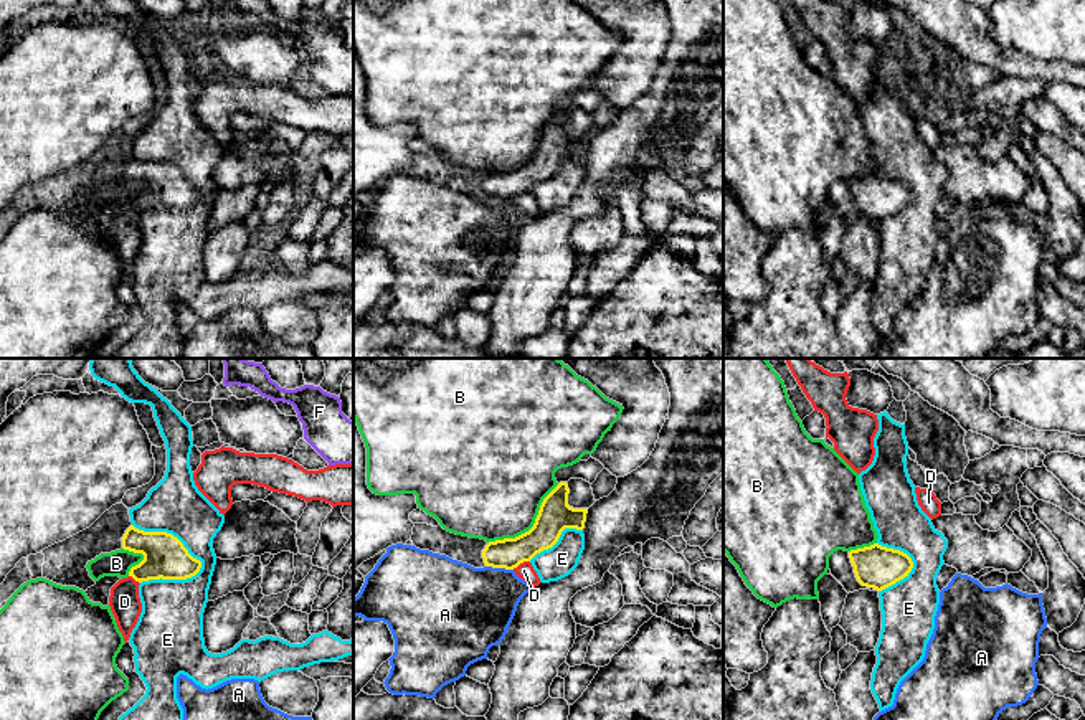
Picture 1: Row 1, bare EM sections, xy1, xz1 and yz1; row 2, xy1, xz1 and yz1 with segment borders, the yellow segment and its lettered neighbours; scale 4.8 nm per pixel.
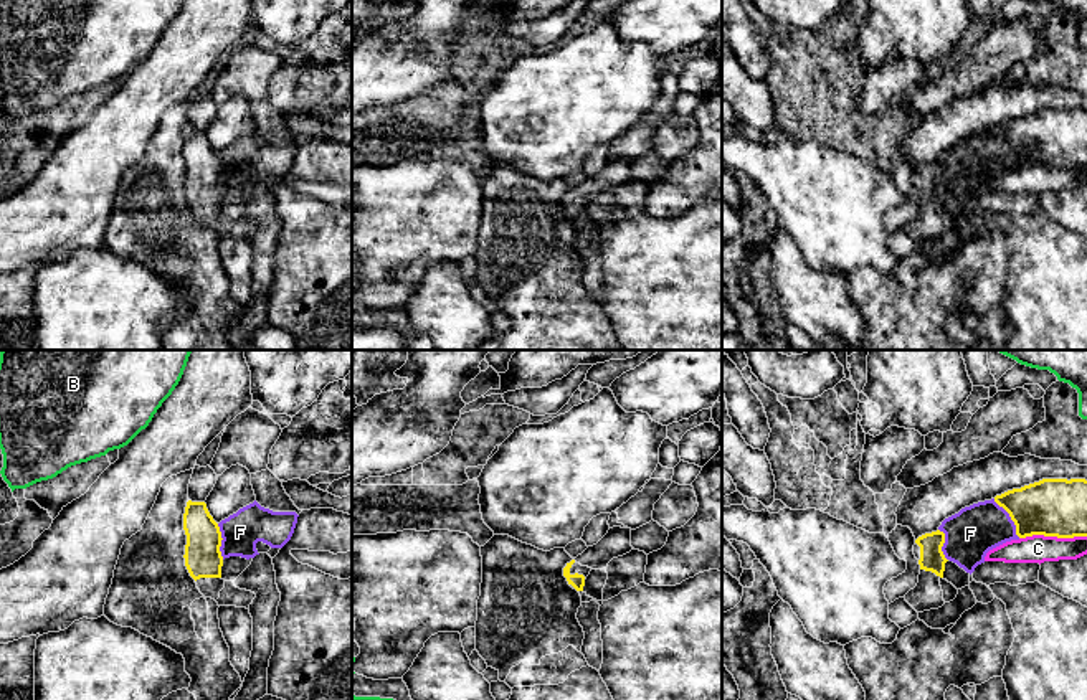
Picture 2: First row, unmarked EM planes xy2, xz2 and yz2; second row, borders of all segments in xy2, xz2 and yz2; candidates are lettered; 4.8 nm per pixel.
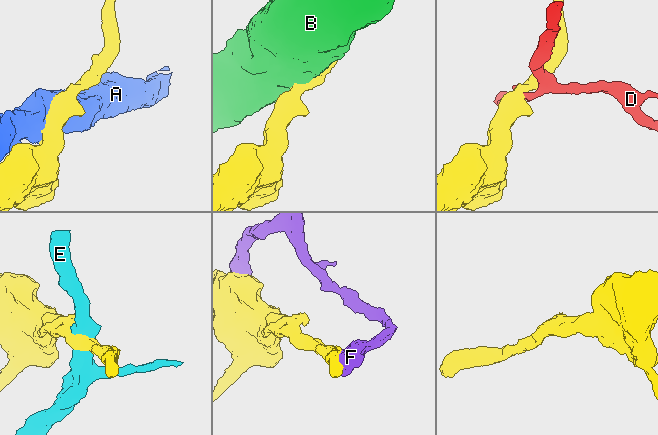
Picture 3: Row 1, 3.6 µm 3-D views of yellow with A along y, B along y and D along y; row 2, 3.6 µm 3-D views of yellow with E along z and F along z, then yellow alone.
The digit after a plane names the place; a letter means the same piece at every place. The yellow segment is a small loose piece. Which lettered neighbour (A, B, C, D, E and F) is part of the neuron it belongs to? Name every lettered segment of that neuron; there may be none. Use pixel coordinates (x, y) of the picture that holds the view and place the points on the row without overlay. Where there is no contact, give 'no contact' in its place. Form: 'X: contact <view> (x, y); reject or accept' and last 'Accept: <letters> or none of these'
A: contact xz1 (499, 197); reject
B: contact xz1 (532, 157); reject
C: contact yz2 (1053, 165); reject
D: contact xz1 (521, 192); reject
E: contact xy1 (170, 164); reject
F: contact yz2 (1011, 149); reject
Accept: none of these

